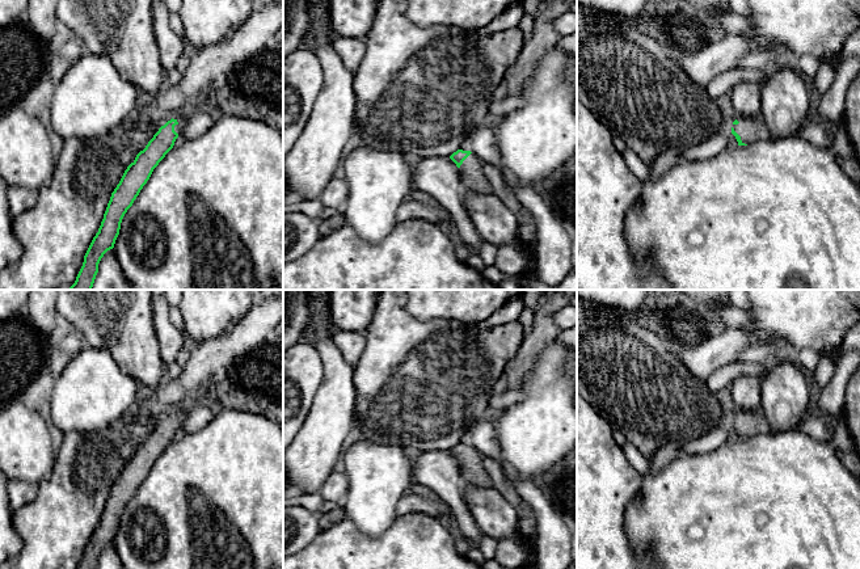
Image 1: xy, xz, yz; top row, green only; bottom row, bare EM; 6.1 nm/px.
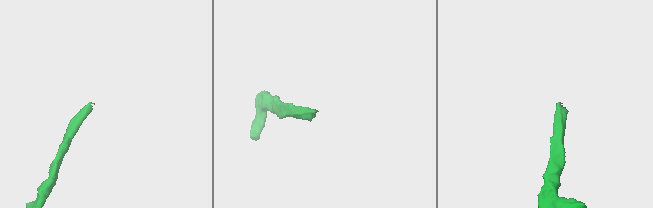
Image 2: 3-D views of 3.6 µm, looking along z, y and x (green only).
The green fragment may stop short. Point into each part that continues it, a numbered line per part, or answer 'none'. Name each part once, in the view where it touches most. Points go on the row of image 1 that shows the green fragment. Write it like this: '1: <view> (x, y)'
1: yz (751, 130)

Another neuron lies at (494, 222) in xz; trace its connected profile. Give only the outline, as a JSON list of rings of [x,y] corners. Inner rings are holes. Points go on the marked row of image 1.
[[[464,190],[464,207],[482,241],[496,245],[511,245],[519,233],[514,212],[493,193]]]

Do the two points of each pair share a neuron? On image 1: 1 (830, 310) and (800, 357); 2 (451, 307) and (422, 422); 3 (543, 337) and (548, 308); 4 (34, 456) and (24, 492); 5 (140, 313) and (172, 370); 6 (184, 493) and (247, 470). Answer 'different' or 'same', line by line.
1: different
2: different
3: same
4: different
5: different
6: same

